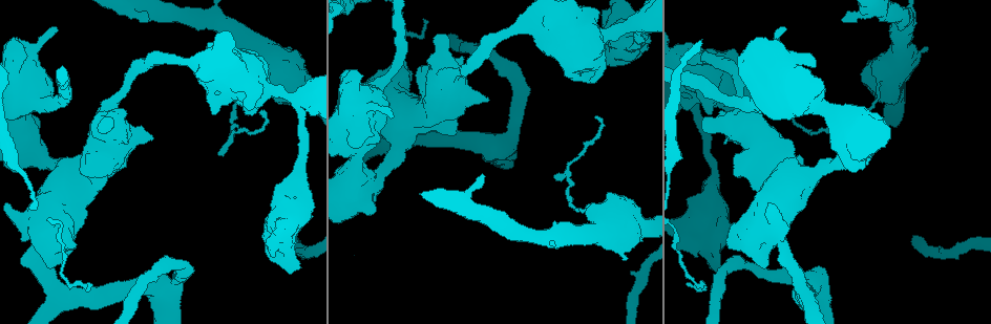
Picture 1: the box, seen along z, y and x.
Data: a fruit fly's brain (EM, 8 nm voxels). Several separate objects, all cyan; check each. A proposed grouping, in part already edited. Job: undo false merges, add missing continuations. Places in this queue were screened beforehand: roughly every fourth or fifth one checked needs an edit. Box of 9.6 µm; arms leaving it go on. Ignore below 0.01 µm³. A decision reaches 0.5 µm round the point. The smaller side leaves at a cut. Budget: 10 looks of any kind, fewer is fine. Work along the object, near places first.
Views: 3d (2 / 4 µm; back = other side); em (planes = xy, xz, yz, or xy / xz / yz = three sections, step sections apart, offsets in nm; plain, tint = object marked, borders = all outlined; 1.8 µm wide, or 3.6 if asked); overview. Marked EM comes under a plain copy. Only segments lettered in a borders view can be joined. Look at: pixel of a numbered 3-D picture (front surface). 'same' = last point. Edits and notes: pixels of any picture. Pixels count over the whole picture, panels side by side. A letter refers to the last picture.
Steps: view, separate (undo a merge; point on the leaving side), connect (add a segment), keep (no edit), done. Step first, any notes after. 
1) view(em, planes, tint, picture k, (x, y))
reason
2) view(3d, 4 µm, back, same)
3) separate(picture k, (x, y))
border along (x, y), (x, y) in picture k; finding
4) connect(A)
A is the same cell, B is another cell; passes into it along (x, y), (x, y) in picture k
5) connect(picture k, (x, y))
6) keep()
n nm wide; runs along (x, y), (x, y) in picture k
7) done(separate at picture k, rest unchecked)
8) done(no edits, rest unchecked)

view(em, planes, borders, picture 1, (425, 19))
an open end

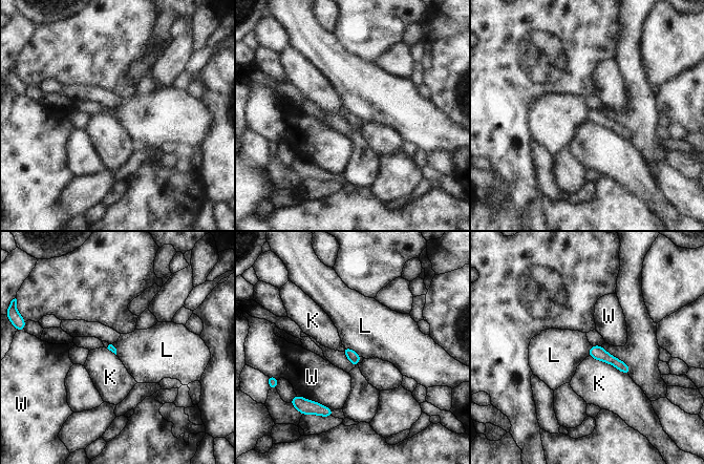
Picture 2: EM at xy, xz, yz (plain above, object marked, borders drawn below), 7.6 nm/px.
keep()
K, L and W are other cells; runs along (592, 350), (627, 370) in picture 2; no lettered segment goes on from it

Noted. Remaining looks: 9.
view(3d, 2 µm, picture 1, (63, 298))
branch point

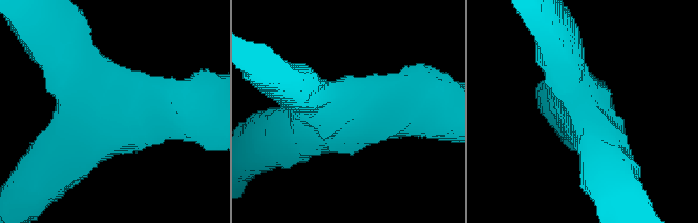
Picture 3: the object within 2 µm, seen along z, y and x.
view(em, planes, borders, picture 3, (581, 108))

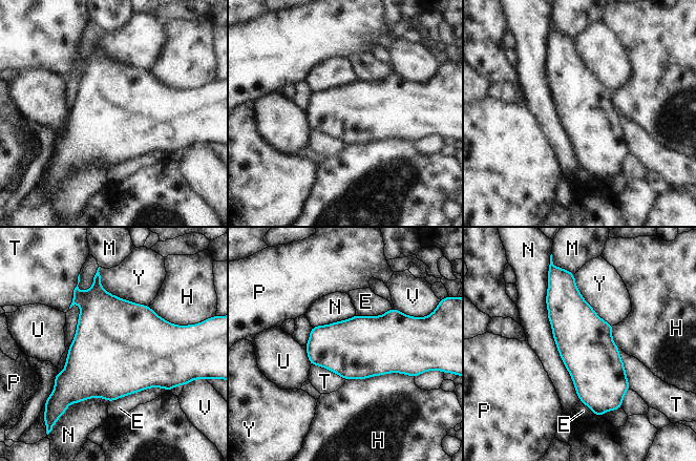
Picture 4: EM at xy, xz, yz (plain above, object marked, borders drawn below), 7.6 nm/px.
keep()
E, H, M, N, P, T, U, V and Y are other cells; 3 arms; arms of 340, 440, 480 nm; continuous, no second neuron

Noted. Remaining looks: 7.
view(em, planes, tint, picture 1, (558, 177))
branch stops here

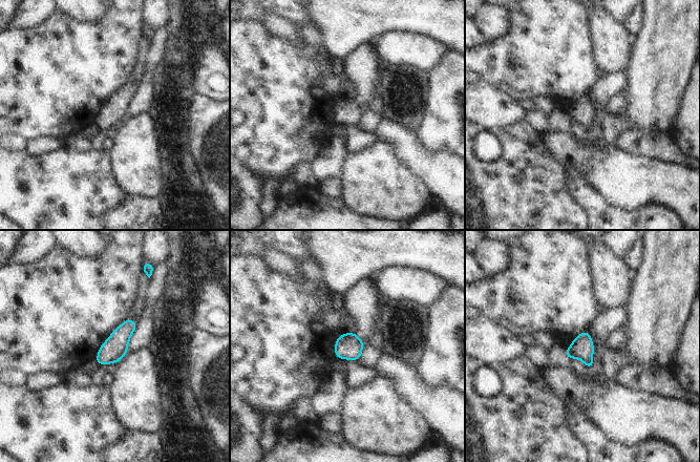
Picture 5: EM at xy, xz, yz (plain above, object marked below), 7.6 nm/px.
view(em, planes, borders, same)

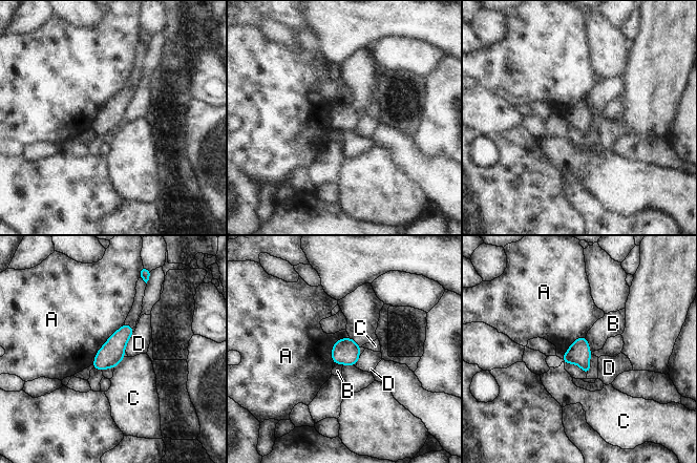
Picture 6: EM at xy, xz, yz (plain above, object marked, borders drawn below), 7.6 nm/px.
keep()
A touches over 400 nm; A, B, C and D are other cells; none of them fits

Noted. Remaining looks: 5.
view(em, 3.6 µm, xz, step 8, borders, picture 1, (843, 19))
an open end

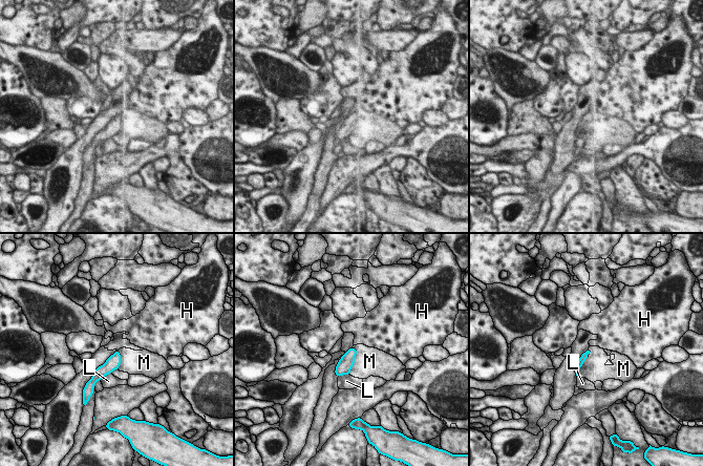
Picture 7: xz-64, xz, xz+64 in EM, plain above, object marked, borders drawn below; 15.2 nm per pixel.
view(em, 3.6 µm, planes, borders, same)
another direction

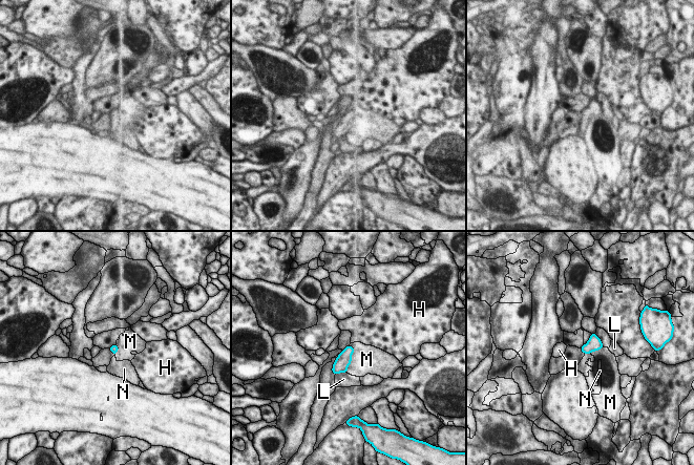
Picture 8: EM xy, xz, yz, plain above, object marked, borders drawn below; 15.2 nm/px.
connect(N)
120 nm wide; N is the same cell, H, L and M are other cells; the neuron continues

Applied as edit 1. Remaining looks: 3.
done(connect at picture 8, rest unchecked)

